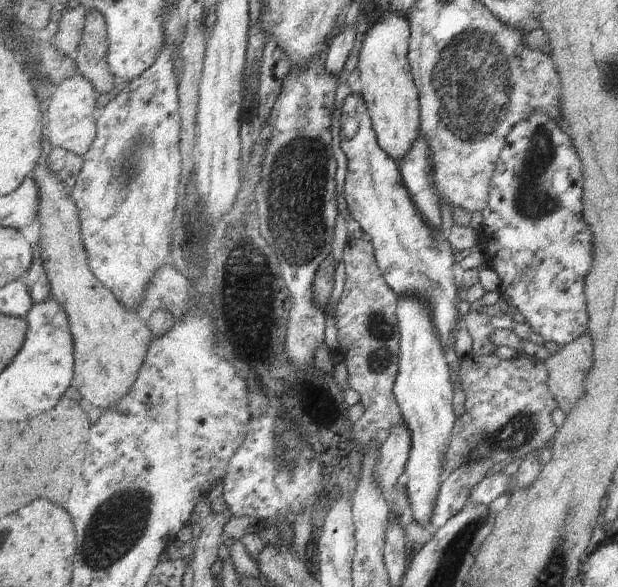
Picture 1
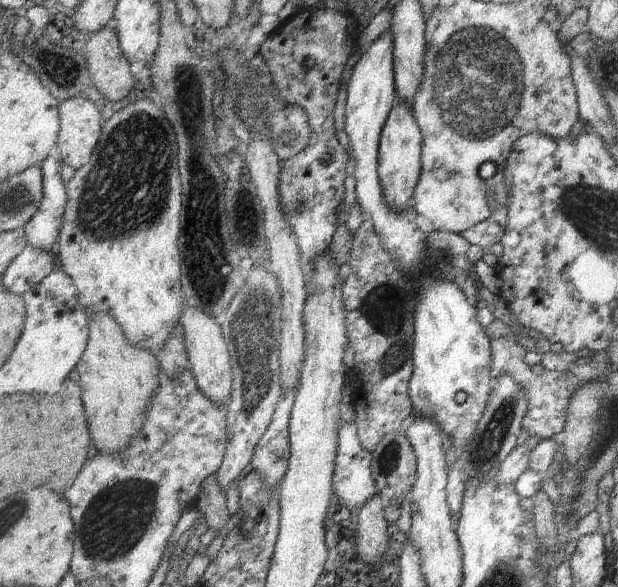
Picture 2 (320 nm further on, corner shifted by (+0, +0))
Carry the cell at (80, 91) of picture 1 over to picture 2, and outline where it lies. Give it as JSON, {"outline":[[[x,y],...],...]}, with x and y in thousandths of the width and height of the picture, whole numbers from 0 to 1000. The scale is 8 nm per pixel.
{"outline":[[[125,165],[99,174],[99,221],[92,250],[100,274],[129,288],[147,276],[167,225],[167,198],[160,184],[139,167]]]}

